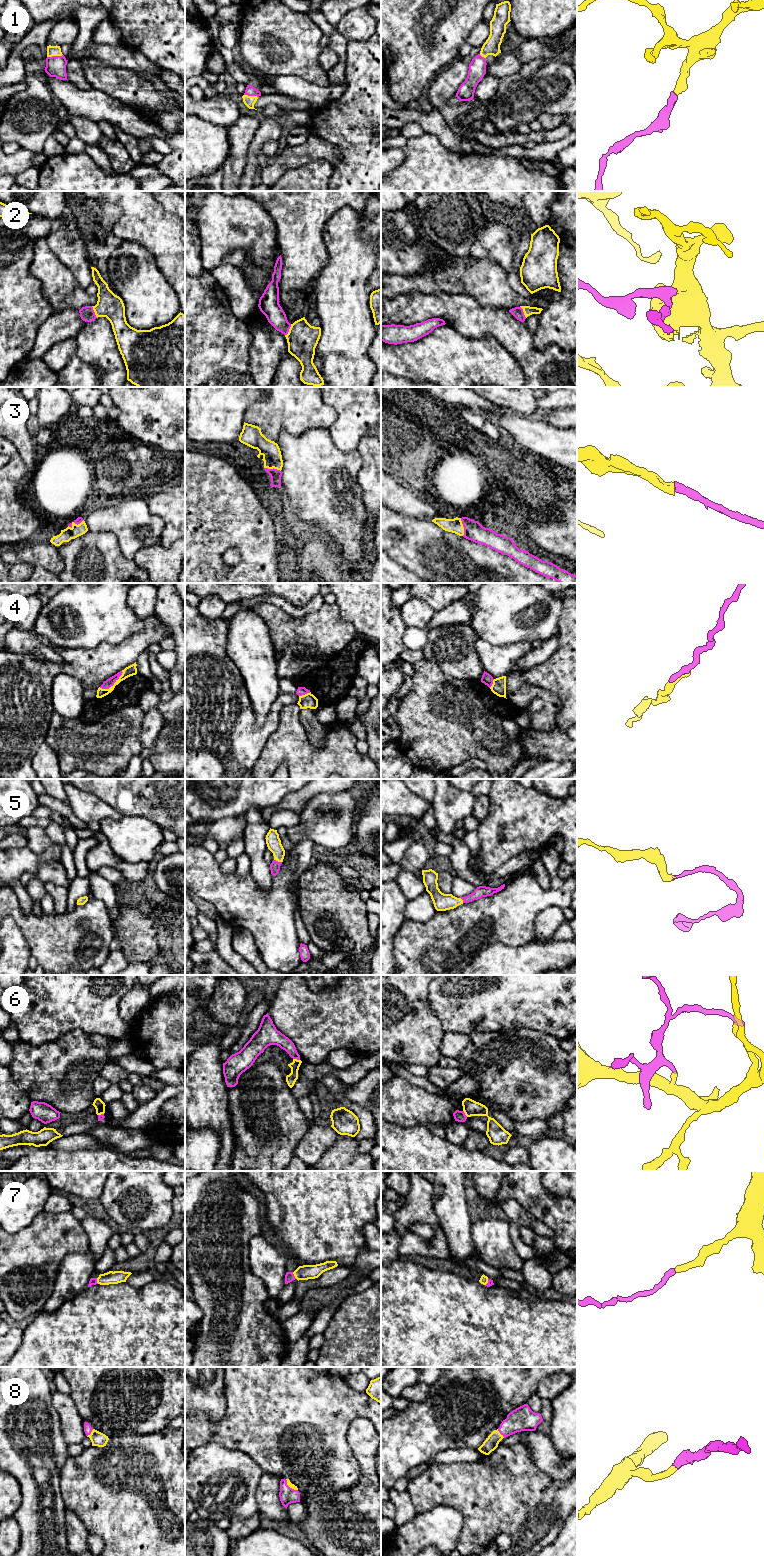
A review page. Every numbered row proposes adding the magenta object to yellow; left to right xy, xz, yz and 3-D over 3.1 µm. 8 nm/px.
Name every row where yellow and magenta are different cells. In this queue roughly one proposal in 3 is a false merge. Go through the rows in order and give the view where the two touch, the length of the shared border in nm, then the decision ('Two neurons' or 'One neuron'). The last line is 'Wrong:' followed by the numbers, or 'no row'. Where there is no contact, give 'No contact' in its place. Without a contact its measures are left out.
1: Touches yellow in xy. Shared border 130 nm. One neuron
2: Touches yellow in xz. Shared border 110 nm. One neuron
3: Touches yellow in yz. Shared border 150 nm. One neuron
4: Touches yellow in xy. Shared border 240 nm. One neuron
5: Touches yellow in xz. Shared border 70 nm. One neuron
6: Touches yellow in xz. Shared border 60 nm. Two neurons
7: Touches yellow in xz. Shared border 70 nm. One neuron
8: Touches yellow in yz. Shared border 90 nm. One neuron
Wrong: 6

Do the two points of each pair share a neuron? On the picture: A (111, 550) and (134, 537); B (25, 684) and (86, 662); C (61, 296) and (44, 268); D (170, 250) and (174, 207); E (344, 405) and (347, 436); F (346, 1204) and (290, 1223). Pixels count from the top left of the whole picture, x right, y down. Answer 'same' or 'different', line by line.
A: different
B: same
C: same
D: different
E: same
F: same

